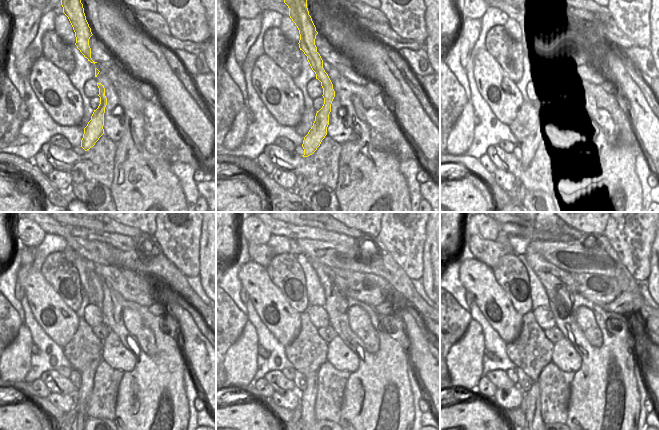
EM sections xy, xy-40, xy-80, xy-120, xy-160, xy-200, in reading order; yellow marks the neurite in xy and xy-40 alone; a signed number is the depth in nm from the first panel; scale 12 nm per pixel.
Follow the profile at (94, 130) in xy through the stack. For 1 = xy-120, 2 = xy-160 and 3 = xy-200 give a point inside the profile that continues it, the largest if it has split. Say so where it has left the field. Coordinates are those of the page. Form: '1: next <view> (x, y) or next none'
1: next xy-120 (84, 392)
2: next xy-160 (308, 397)
3: next xy-200 (532, 414)

